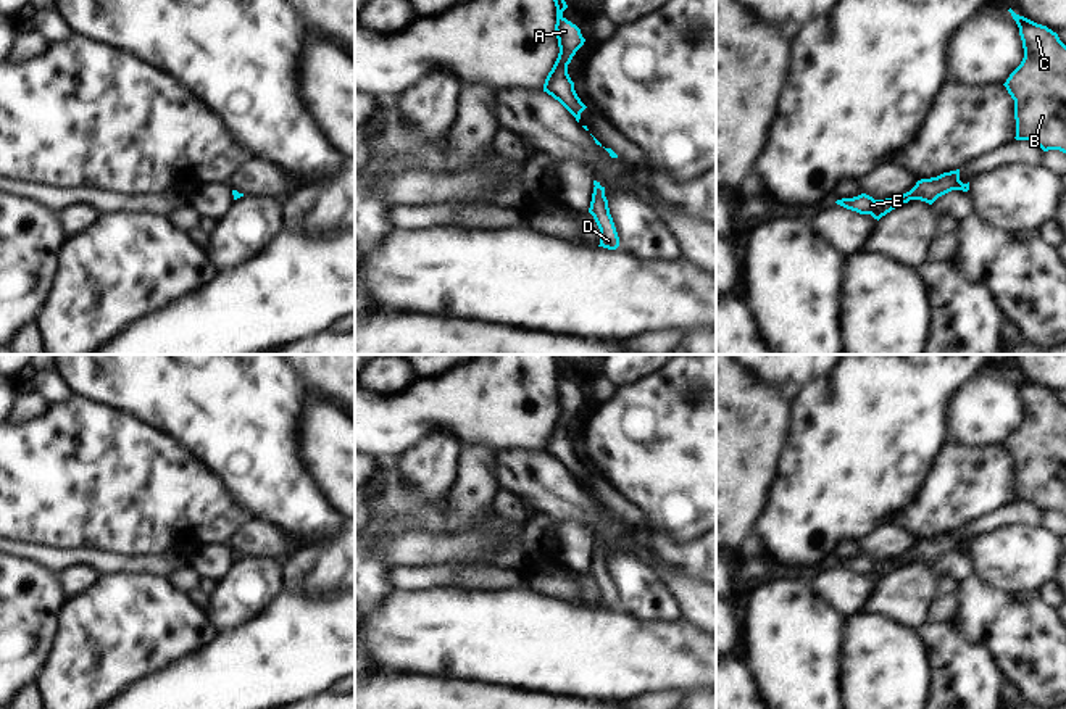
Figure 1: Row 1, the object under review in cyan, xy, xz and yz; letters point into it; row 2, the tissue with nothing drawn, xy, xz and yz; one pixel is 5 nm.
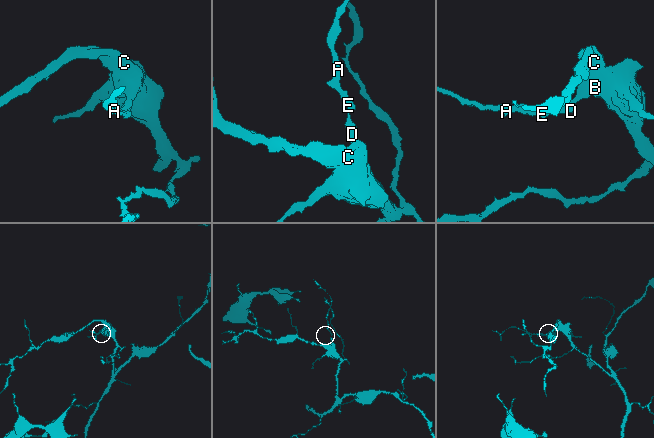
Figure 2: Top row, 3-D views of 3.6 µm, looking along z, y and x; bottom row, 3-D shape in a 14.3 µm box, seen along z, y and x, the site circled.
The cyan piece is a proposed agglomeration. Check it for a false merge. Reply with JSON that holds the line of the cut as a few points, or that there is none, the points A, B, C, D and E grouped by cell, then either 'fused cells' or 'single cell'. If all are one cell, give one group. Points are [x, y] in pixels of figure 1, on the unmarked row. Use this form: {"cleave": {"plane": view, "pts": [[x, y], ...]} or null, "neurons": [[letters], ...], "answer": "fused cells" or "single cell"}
{"cleave": null, "neurons": [["A", "B", "C", "D", "E"]], "answer": "single cell"}

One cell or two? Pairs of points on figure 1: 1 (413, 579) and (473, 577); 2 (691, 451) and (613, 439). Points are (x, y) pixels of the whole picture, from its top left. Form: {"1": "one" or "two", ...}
{"1": "one", "2": "one"}

